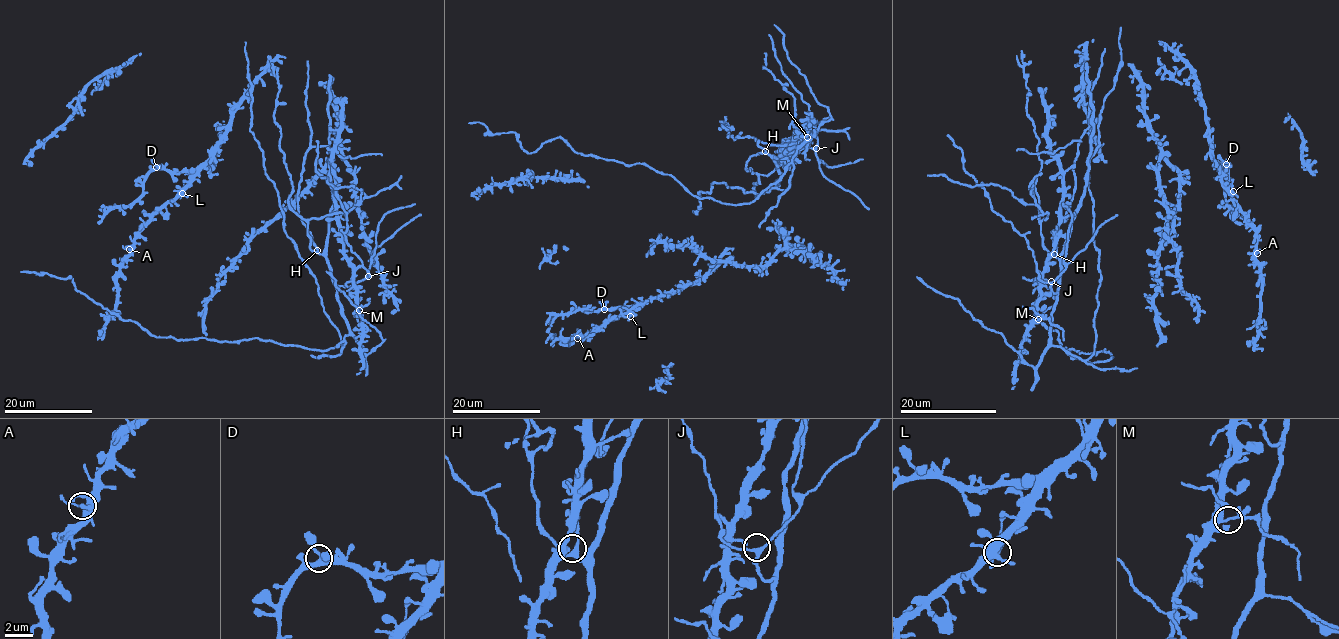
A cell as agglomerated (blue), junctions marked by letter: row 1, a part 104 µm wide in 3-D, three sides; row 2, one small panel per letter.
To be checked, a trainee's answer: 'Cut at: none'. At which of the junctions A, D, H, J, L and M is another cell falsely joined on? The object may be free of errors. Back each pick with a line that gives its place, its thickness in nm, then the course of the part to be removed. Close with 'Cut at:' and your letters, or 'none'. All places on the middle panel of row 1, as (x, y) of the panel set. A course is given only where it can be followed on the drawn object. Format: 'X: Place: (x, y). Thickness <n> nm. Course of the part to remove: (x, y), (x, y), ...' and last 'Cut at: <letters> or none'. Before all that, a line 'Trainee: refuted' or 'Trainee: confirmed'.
Trainee: refuted
M: Place: (807, 137). Thickness 240 nm. Course of the part to remove: (807, 137), (805, 154), (809, 160)
Cut at: M

